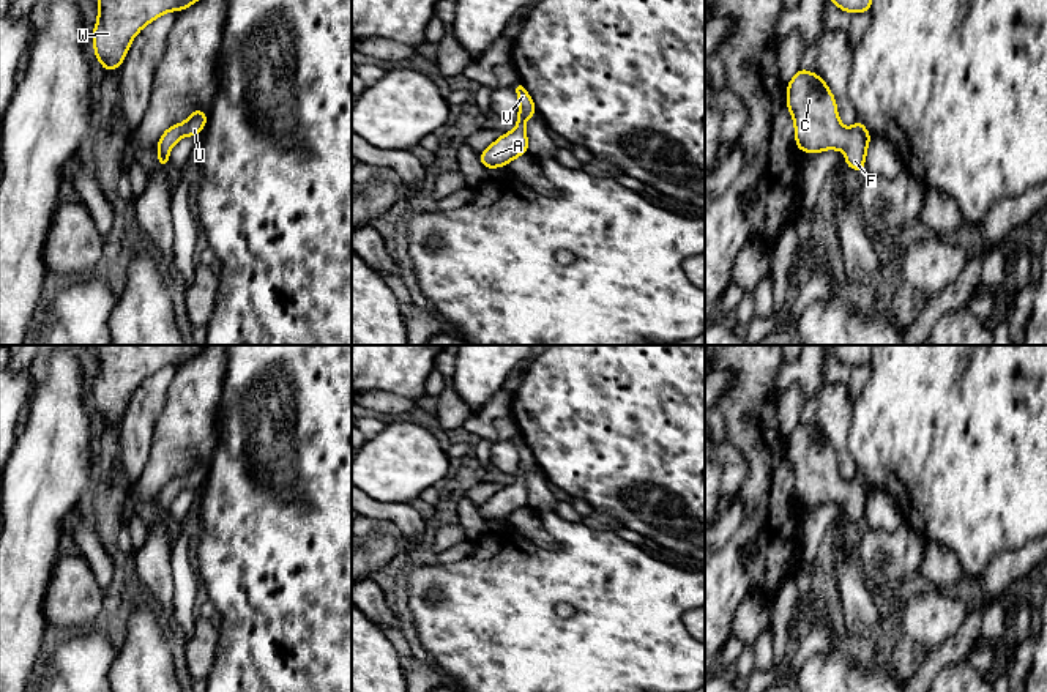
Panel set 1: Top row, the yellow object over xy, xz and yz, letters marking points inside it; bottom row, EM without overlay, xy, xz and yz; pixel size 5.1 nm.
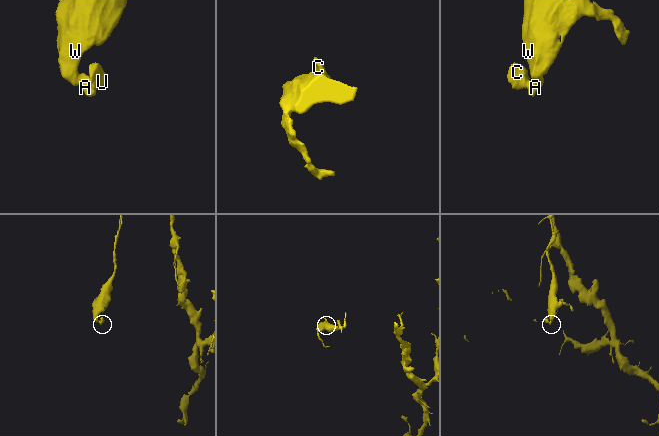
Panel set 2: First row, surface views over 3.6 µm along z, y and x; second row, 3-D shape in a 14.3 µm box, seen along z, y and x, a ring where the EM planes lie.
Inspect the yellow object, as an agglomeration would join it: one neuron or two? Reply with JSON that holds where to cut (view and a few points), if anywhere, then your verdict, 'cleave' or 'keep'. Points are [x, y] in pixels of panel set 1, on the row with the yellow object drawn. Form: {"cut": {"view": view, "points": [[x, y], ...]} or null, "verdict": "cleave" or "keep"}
{"cut": null, "verdict": "keep"}

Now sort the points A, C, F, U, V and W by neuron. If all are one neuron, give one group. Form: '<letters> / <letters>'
A C F U V W

